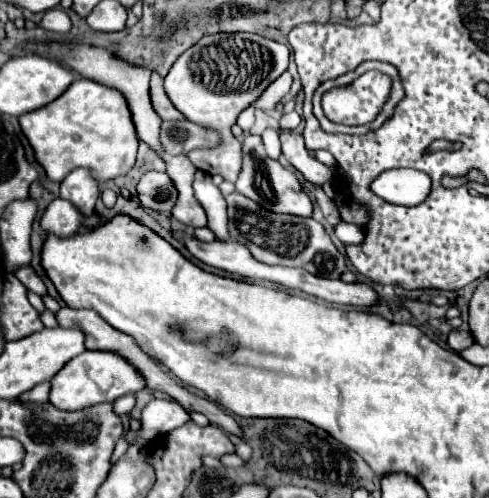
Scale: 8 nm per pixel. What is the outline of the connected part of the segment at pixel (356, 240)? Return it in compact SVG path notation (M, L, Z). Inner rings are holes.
M345 220L335 224L335 234L343 244L361 244L361 240L363 240L363 228L349 224Z

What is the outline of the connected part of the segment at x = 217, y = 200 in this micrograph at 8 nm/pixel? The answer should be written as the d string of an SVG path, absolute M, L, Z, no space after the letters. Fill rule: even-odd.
M197 170L195 180L193 180L193 190L197 202L203 206L207 218L209 218L209 228L215 232L217 240L227 242L229 240L229 230L227 230L227 208L225 200L215 184L211 184L211 176Z

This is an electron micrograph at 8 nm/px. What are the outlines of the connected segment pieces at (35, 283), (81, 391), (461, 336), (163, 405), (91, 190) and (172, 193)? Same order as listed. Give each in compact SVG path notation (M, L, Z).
M29 266L29 268L21 268L21 272L15 272L15 276L31 290L31 292L35 292L35 294L39 294L39 296L45 296L47 294L47 288L45 288L45 284L43 284L43 280L37 276L37 272Z
M85 350L83 354L69 360L69 364L65 364L65 368L57 372L57 376L53 376L49 402L59 410L75 412L75 410L85 410L97 404L115 402L117 398L125 394L135 394L141 388L145 388L143 376L131 364L127 364L121 356L111 352Z
M451 330L449 338L447 338L447 344L455 350L455 352L461 352L465 348L469 348L473 344L473 336L471 332L463 332L463 330Z
M155 398L142 410L141 428L138 431L129 430L125 438L129 444L133 444L137 437L153 441L159 434L171 432L189 420L188 412L176 401Z
M75 168L61 182L61 198L69 200L83 216L93 216L95 202L99 198L99 184L85 172L85 168Z
M147 172L137 184L137 192L143 206L161 212L171 212L177 200L177 188L167 172Z

